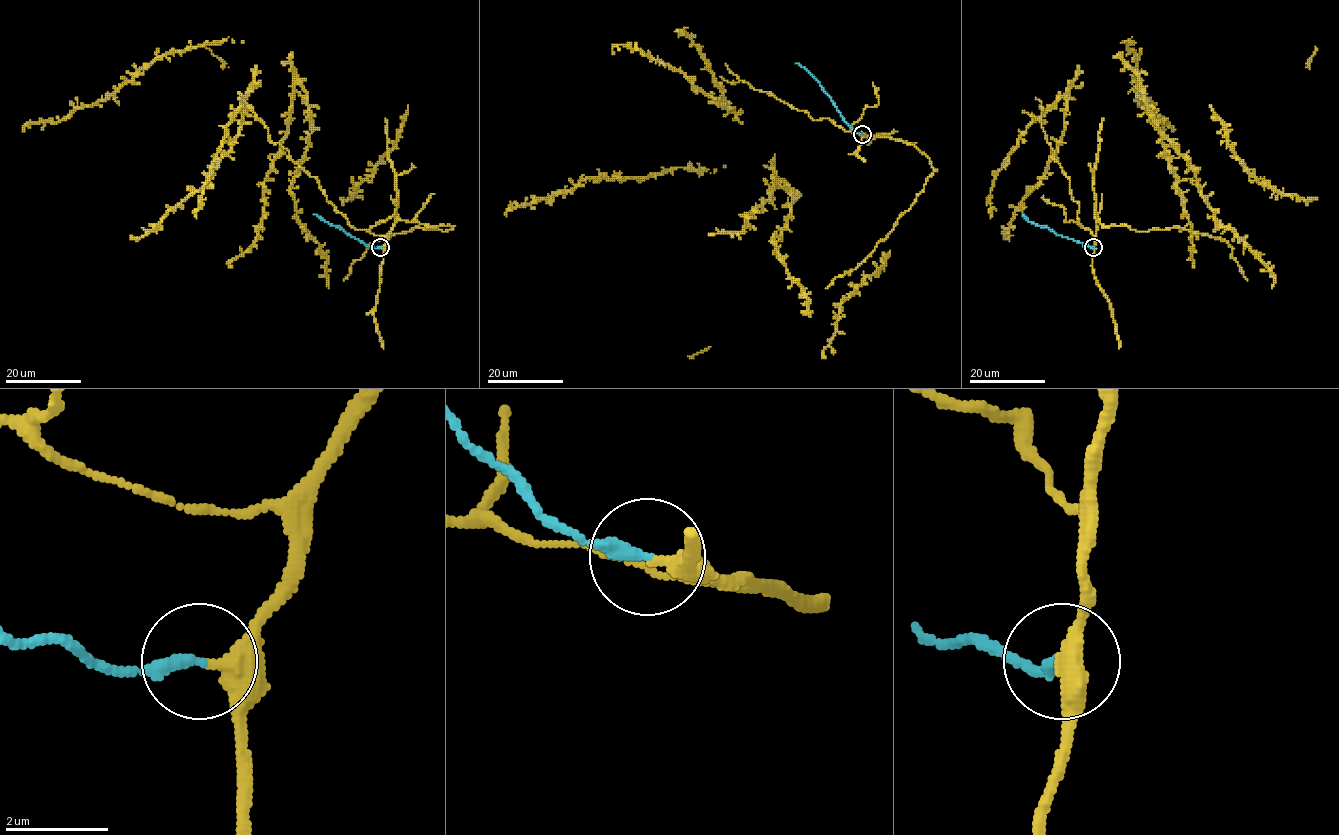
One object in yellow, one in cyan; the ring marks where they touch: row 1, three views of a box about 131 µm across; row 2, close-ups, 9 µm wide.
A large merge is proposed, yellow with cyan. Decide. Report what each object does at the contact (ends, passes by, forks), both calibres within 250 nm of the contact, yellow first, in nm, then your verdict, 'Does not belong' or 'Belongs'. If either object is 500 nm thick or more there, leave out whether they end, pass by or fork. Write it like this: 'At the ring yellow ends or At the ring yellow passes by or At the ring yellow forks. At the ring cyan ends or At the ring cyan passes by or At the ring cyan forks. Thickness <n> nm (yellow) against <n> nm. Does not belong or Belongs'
At the ring yellow passes by. At the ring cyan ends. Thickness 280 nm (yellow) against 280 nm. Belongs

